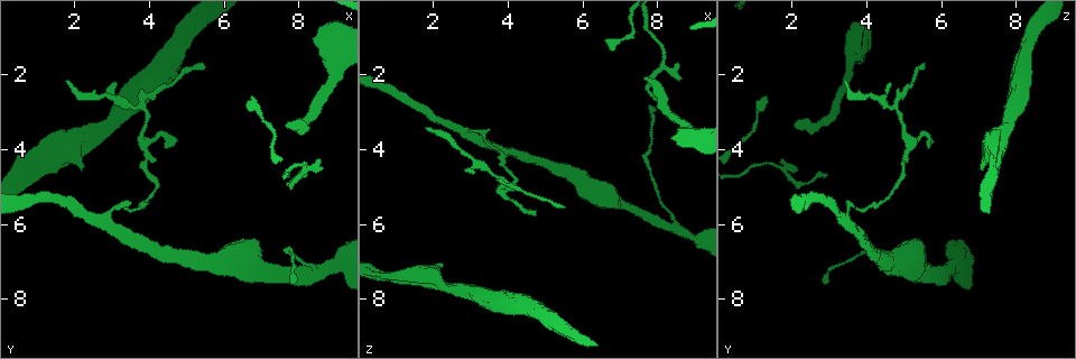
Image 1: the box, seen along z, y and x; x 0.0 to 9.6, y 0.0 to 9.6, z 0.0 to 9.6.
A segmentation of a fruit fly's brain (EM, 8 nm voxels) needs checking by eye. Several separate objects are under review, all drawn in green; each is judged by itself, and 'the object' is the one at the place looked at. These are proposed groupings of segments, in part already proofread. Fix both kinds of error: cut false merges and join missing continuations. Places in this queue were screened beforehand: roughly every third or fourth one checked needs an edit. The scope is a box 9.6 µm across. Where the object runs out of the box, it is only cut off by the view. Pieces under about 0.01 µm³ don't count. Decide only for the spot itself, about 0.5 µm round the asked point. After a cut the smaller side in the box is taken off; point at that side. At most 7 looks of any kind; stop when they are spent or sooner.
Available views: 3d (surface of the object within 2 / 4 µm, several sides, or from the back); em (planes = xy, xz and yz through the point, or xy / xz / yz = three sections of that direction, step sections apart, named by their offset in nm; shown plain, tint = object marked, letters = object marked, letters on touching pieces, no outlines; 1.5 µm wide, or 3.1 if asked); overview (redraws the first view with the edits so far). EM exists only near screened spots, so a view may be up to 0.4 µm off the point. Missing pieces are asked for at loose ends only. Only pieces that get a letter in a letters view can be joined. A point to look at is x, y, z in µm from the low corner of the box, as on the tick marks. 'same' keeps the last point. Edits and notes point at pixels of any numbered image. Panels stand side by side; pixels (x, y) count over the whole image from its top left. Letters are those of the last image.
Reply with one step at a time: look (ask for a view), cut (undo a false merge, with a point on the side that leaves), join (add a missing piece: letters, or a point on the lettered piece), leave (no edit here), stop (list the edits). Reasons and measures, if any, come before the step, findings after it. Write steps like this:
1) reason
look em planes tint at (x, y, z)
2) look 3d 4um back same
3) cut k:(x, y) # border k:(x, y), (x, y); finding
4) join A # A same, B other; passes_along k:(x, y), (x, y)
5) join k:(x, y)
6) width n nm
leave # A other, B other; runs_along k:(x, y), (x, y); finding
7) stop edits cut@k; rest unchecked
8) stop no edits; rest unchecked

long arm stops here
look 3d 4um at (7.85, 7.60, 2.90)

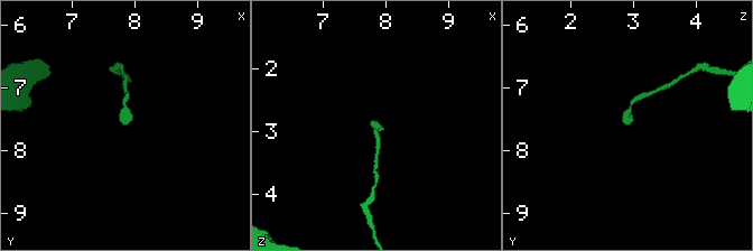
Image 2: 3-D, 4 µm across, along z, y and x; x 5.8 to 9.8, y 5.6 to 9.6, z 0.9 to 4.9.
look em planes plain at (7.80, 7.60, 2.90)

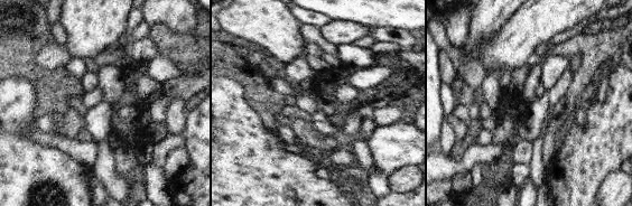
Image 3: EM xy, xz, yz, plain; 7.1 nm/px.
see the neighbours
look em planes letters same

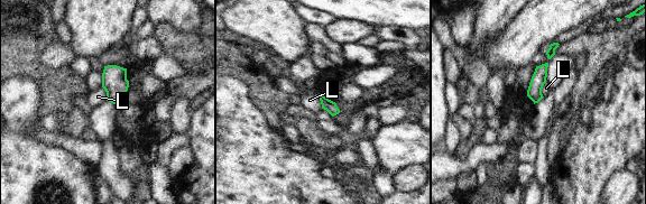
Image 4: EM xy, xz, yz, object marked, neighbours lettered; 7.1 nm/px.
width 80 nm
leave # L other; border 4:(546, 82), (542, 89), (543, 96); no lettered piece goes on from it

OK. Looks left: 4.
an open end
look 3d 4um back at (2.20, 4.55, 7.10)

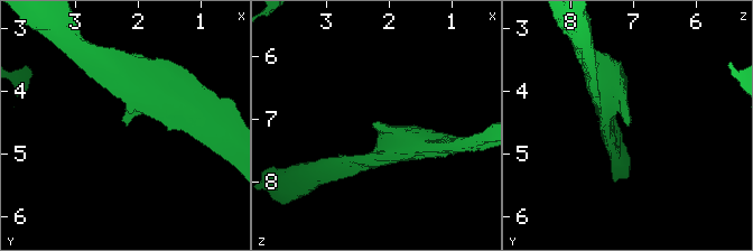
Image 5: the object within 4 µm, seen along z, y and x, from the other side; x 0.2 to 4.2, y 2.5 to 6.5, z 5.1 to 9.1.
look em planes tint at (2.15, 4.50, 7.05)

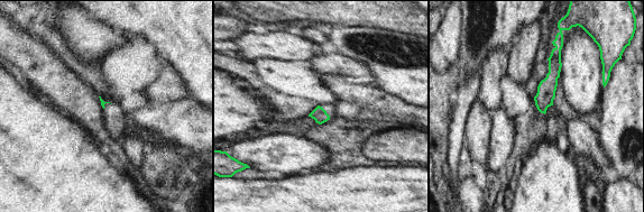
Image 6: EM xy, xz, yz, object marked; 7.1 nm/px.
see the neighbours
look em planes letters same

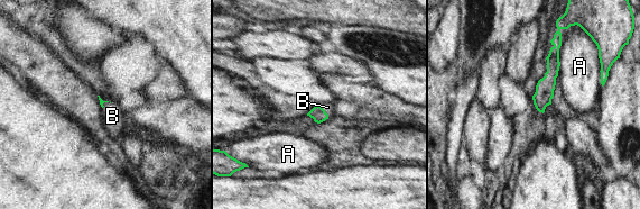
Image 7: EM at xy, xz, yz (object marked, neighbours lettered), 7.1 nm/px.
join B # A other, B same; passes_along 7:(317, 112), (324, 111), (327, 107); it goes on there

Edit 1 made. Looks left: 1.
stop edits join@7; rest unchecked

